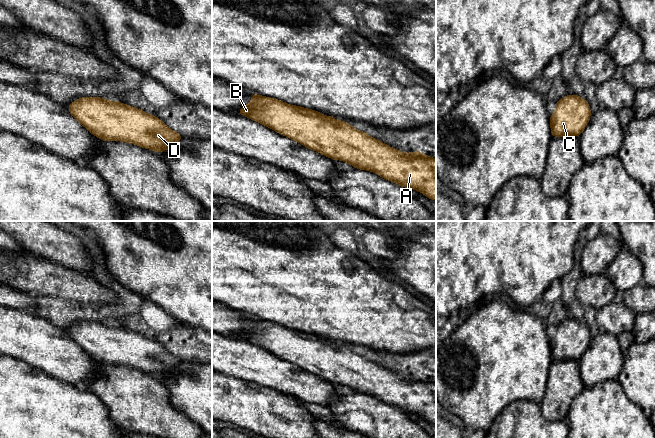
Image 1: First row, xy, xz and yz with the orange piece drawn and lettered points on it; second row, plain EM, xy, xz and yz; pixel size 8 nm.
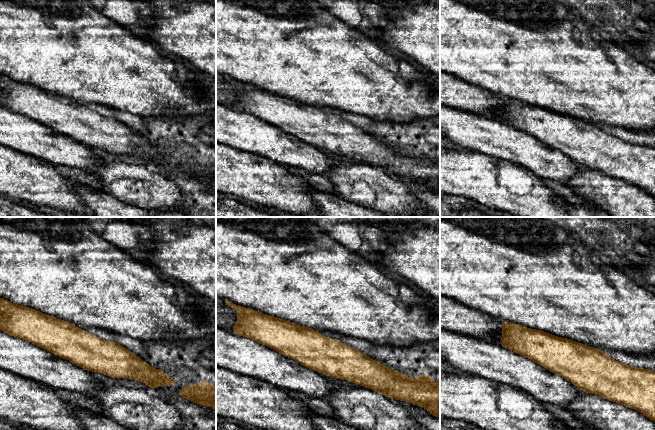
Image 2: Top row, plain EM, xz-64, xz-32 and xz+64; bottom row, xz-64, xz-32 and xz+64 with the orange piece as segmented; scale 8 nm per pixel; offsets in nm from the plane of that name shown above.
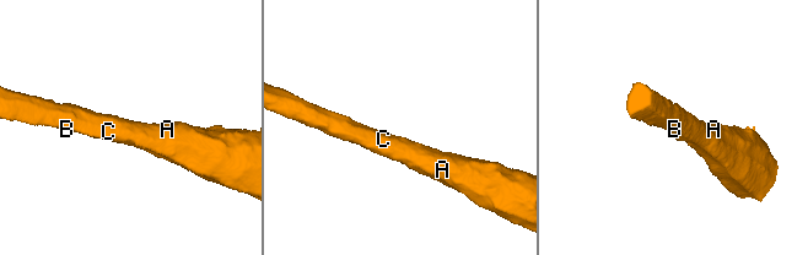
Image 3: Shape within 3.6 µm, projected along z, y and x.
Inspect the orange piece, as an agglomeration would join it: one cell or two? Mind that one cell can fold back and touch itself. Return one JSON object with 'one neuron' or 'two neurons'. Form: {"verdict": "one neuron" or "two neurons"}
{"verdict": "one neuron"}

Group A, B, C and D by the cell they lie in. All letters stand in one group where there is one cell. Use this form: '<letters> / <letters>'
A B C D

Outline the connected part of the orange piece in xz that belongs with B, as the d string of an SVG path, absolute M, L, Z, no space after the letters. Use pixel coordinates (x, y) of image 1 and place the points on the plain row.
M253 317L251 322L250 328L239 333L238 338L259 346L333 384L350 387L356 393L369 394L404 412L417 414L436 425L436 383L419 374L413 377L400 376L367 357L358 355L345 345L338 345L315 334L289 329L276 322Z

